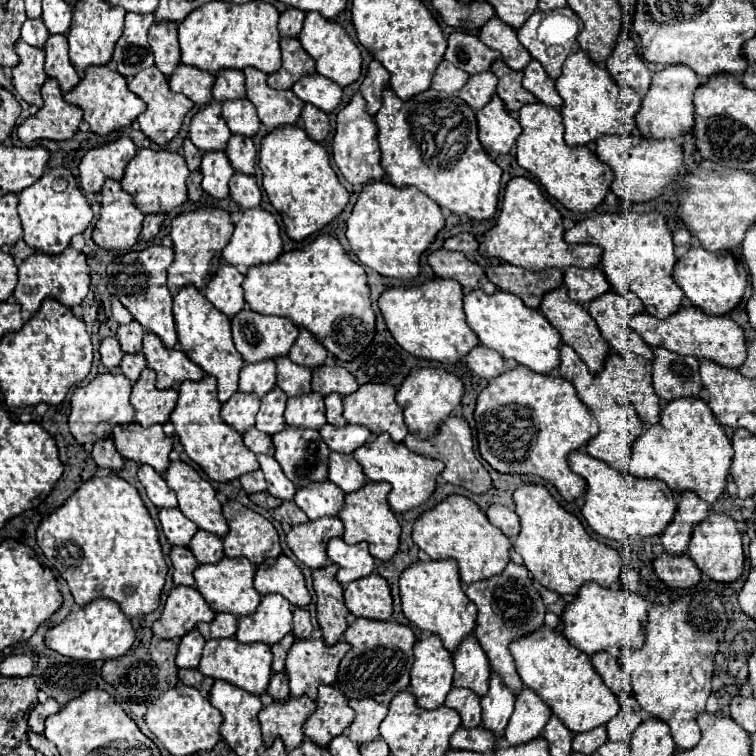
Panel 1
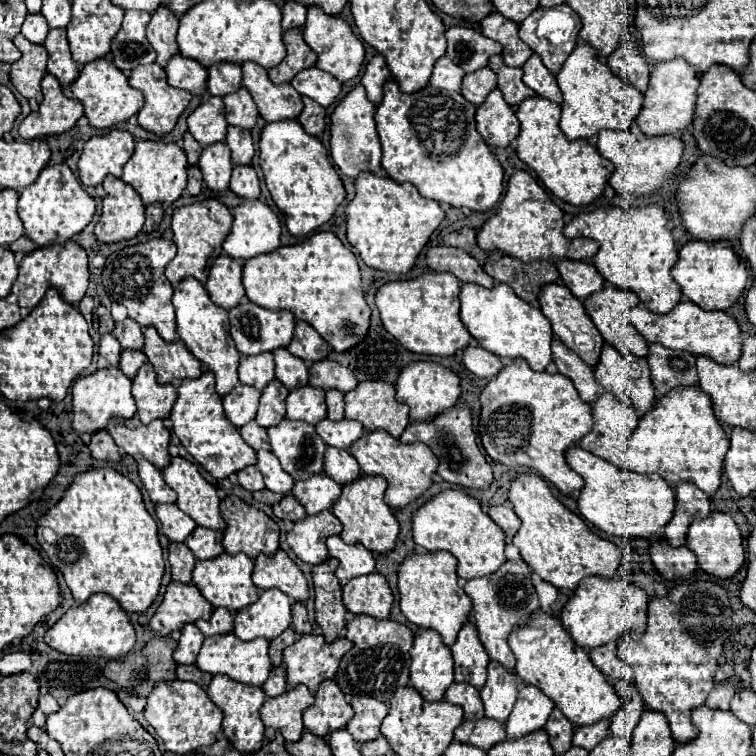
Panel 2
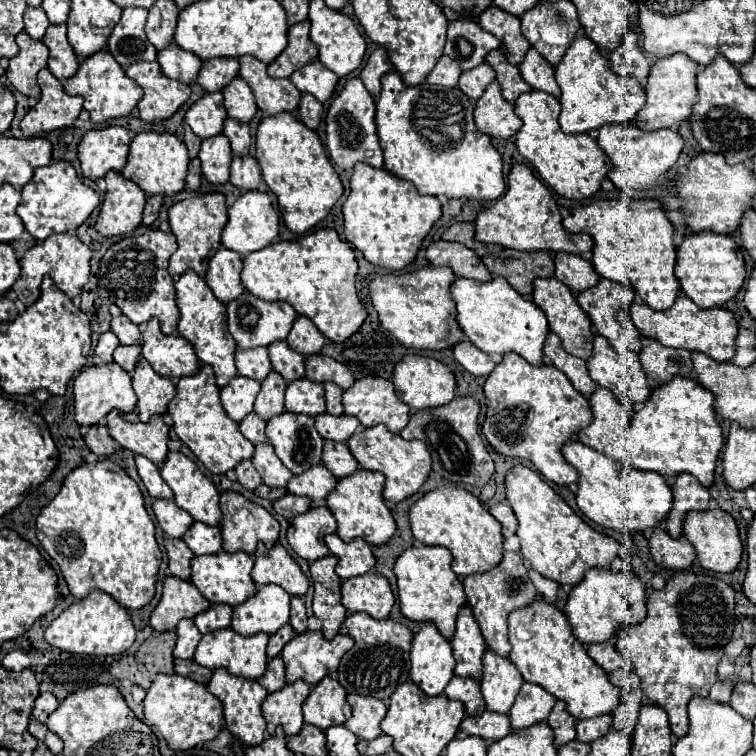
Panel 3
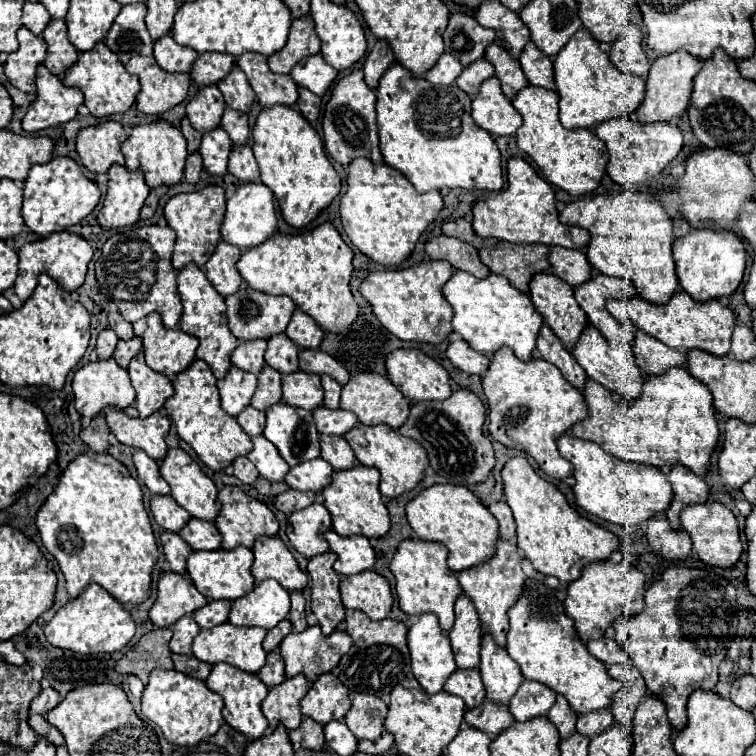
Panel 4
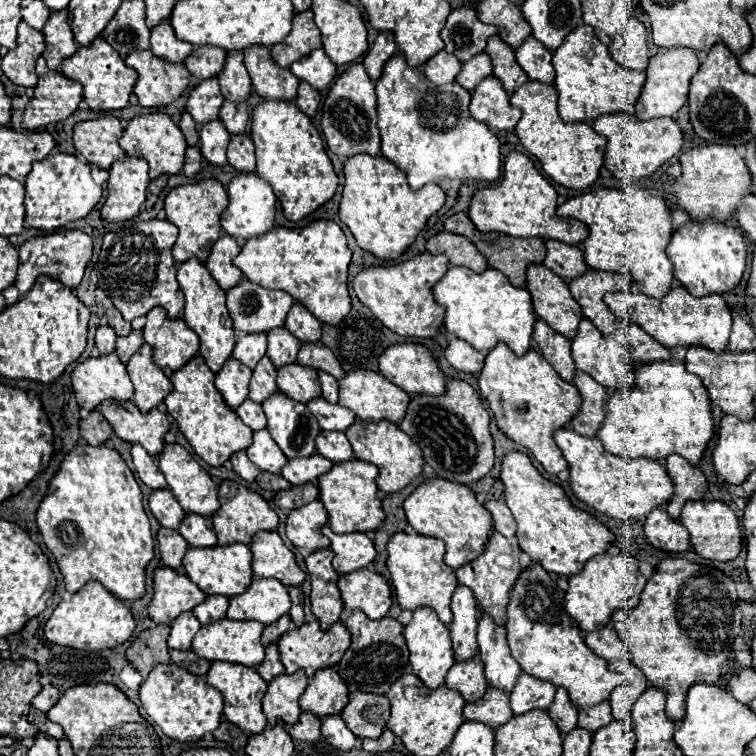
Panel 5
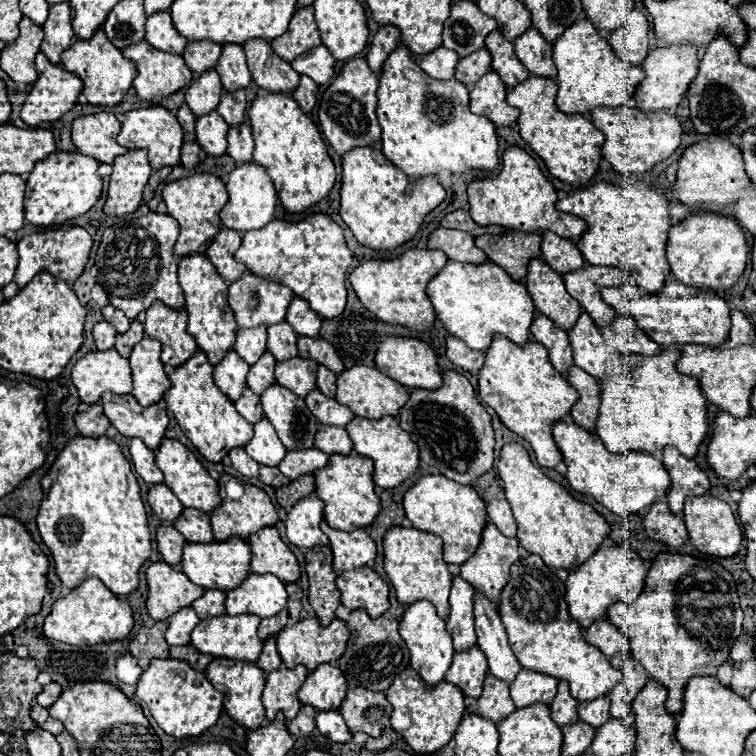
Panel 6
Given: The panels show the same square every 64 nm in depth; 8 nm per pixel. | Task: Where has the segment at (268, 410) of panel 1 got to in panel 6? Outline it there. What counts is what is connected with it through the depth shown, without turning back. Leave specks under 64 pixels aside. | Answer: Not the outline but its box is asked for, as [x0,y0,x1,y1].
[248,352,276,394]

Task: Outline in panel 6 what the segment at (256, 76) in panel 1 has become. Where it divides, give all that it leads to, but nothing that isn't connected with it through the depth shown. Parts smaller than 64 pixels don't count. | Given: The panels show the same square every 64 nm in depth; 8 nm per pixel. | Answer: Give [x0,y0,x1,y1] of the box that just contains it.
[244,40,300,94]

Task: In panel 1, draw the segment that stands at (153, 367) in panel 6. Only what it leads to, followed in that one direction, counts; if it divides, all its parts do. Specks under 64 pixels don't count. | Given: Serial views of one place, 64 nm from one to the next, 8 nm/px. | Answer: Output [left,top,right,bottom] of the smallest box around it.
[130,368,178,428]

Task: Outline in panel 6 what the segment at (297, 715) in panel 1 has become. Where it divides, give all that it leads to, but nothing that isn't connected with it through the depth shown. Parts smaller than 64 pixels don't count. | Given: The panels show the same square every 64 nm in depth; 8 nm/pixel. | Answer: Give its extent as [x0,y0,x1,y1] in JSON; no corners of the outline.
[264,666,308,722]

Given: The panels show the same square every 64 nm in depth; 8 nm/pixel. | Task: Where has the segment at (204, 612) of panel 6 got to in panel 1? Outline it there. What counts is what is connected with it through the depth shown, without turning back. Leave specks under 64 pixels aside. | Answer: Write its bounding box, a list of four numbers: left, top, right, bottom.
[196,614,238,640]

